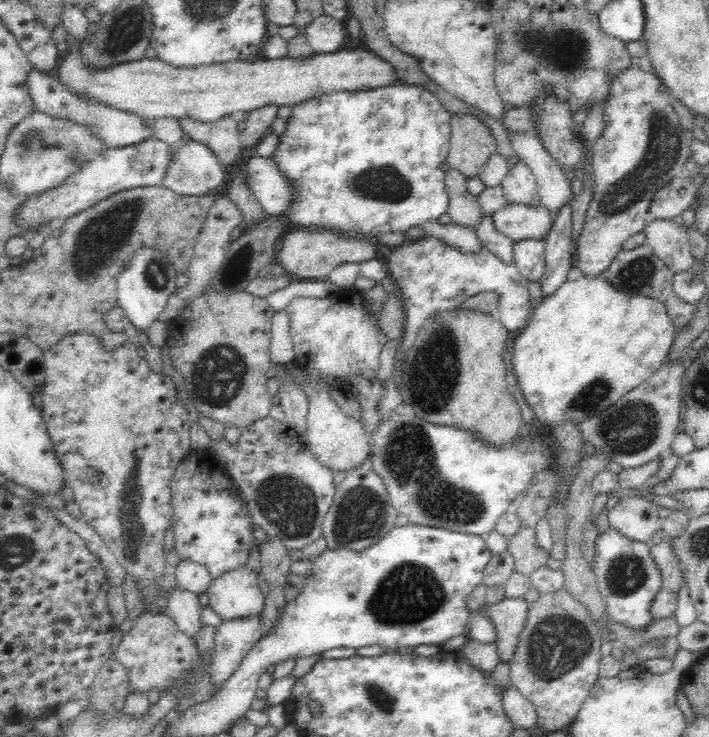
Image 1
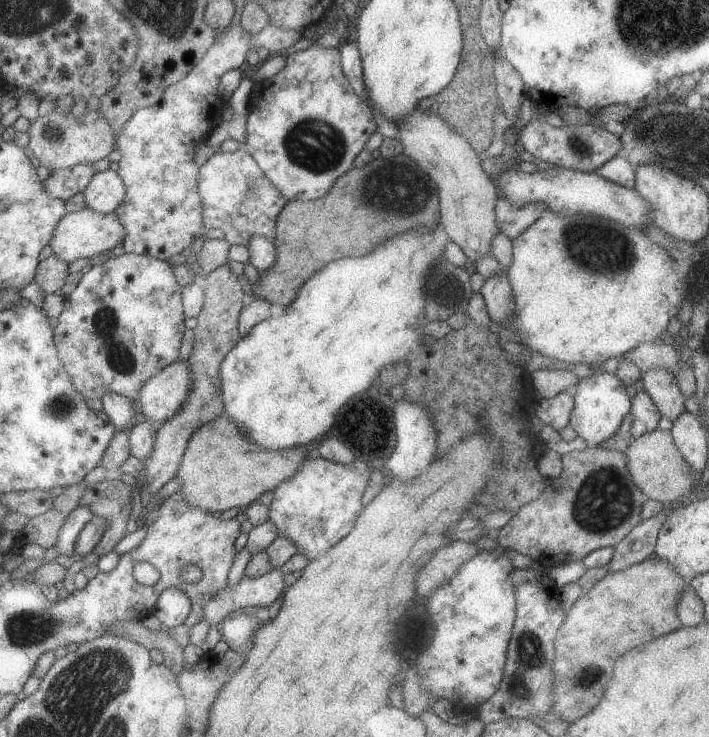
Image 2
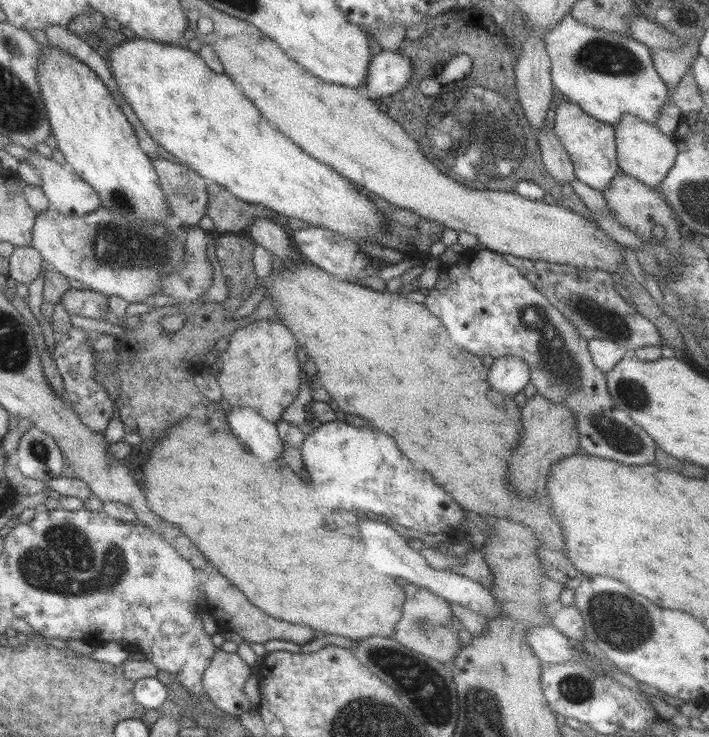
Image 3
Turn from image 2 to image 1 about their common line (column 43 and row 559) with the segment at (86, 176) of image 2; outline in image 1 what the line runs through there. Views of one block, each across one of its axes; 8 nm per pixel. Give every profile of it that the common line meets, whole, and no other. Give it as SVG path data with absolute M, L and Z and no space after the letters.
M181 558L176 567L171 569L172 575L176 578L178 589L202 596L206 593L208 586L212 584L208 570L192 560Z

